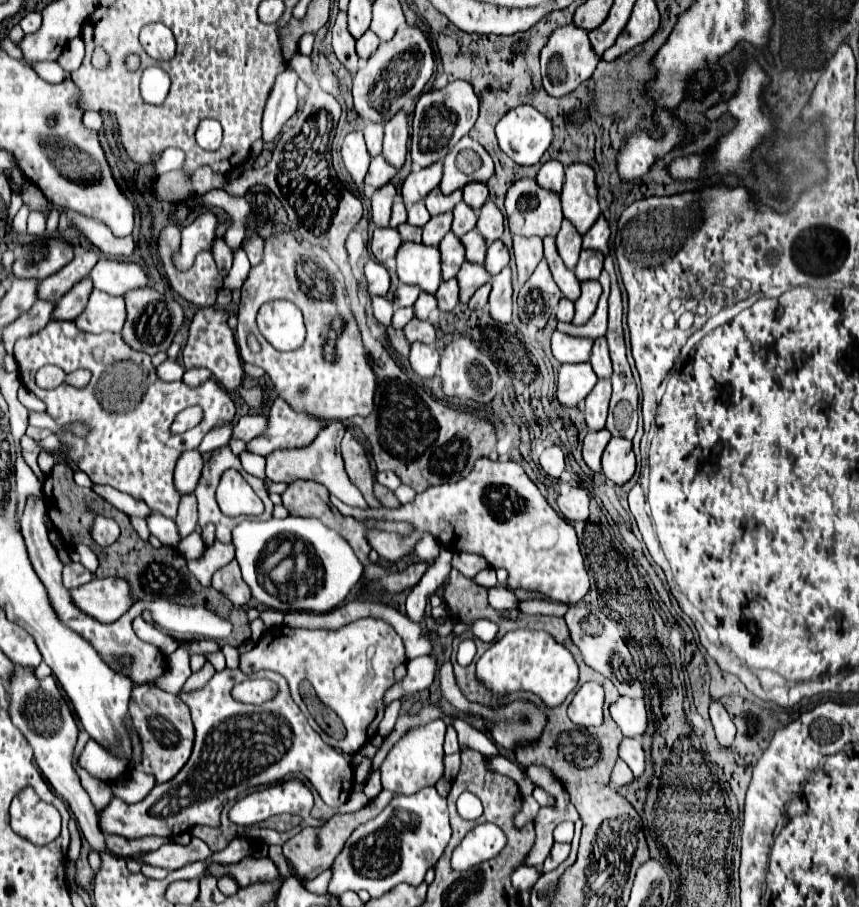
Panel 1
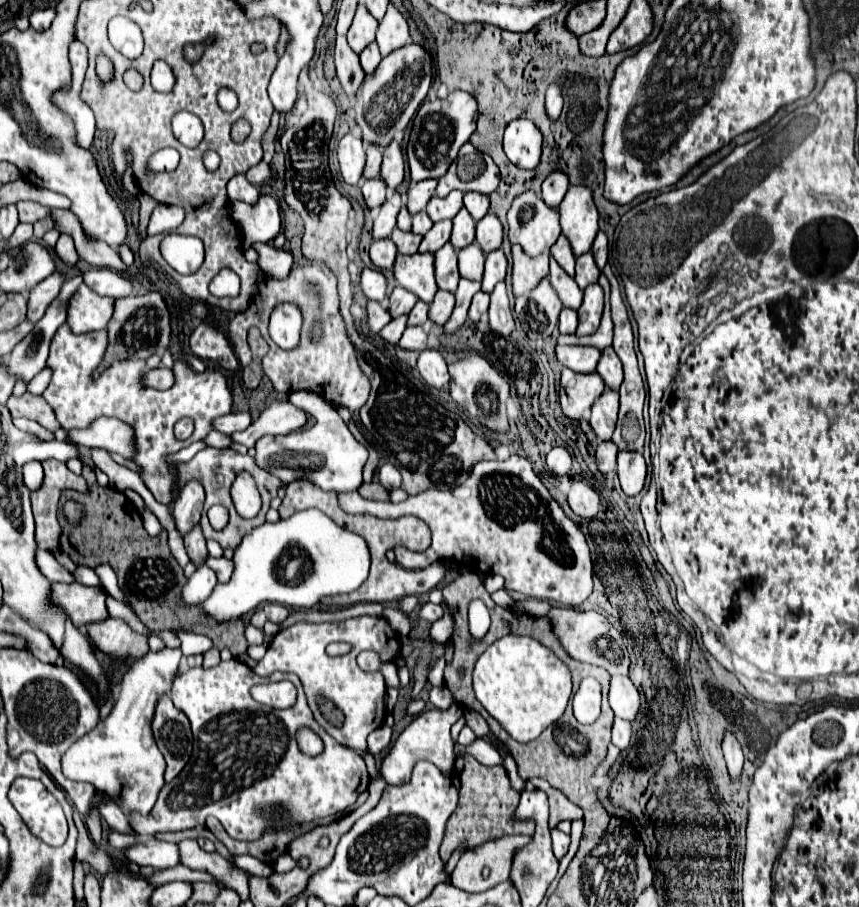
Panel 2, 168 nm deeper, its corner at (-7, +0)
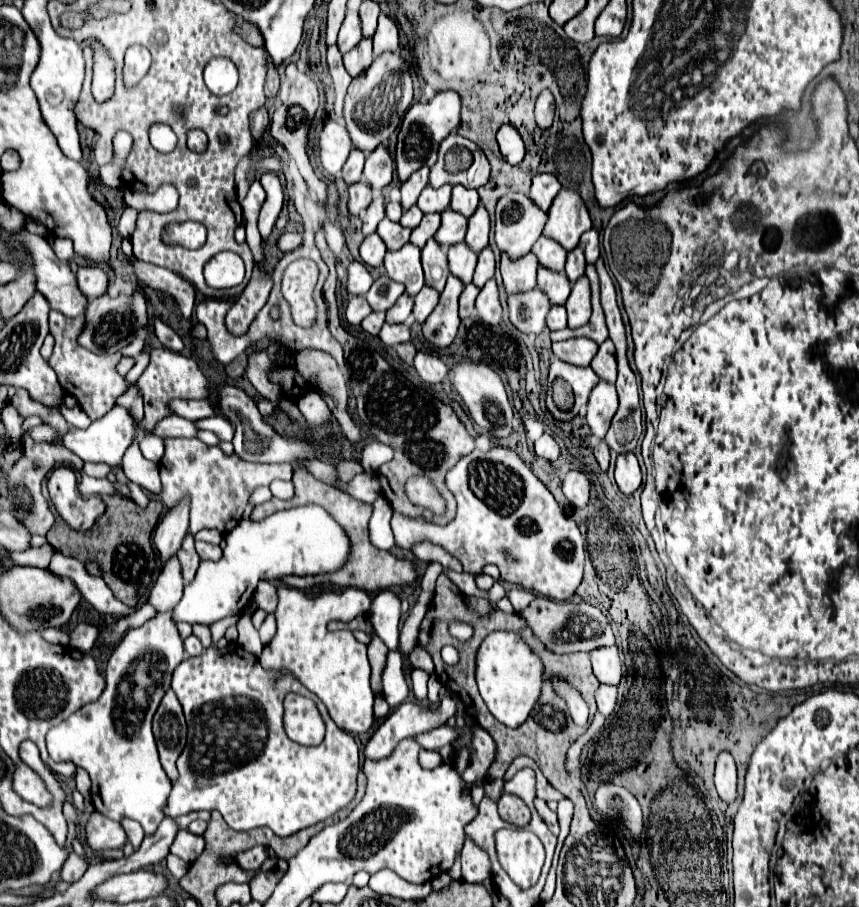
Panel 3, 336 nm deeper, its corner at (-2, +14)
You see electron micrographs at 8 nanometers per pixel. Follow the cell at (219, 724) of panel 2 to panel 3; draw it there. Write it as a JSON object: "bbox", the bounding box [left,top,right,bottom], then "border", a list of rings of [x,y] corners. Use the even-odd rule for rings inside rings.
{"bbox":[164,642,360,836],"border":[[[230,642],[224,650],[212,646],[200,656],[186,656],[174,670],[172,690],[184,708],[188,742],[176,762],[178,778],[172,782],[164,816],[176,818],[194,810],[218,810],[232,830],[268,826],[278,836],[290,836],[306,826],[326,820],[354,798],[356,776],[360,772],[360,748],[348,732],[334,724],[322,700],[308,692],[308,688],[304,688],[300,680],[292,676],[292,672],[266,670],[260,666],[254,654],[246,652],[240,644]],[[288,692],[296,692],[314,700],[326,724],[326,736],[322,744],[300,746],[286,736],[282,728],[282,700]]]}

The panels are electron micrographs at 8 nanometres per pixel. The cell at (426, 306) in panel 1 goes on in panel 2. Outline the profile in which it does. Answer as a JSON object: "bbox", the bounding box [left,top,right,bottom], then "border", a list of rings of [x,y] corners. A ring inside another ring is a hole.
{"bbox":[407,302,429,326],"border":[[[417,302],[413,306],[413,310],[409,312],[409,318],[407,318],[407,326],[423,326],[427,322],[427,312],[429,312],[429,304],[425,302]]]}

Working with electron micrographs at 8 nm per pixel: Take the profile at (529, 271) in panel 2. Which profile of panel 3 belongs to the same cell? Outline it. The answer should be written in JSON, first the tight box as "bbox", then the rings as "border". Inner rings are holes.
{"bbox":[500,252,538,294],"border":[[[532,252],[518,260],[512,260],[508,258],[508,254],[502,254],[500,272],[508,294],[532,290],[536,286],[536,270],[538,270],[538,260]]]}

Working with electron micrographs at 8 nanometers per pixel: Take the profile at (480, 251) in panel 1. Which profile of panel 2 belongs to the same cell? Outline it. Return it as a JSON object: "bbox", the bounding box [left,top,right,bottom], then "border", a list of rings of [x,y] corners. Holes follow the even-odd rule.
{"bbox":[459,242,485,280],"border":[[[477,242],[471,246],[465,246],[459,252],[459,274],[461,274],[461,278],[481,280],[483,278],[483,262],[485,262],[485,254],[477,246]]]}

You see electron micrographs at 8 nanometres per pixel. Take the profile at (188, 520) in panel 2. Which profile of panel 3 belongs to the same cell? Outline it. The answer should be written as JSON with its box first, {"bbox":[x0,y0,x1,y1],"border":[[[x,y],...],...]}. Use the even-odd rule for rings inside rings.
{"bbox":[154,496,190,562],"border":[[[184,496],[180,504],[170,508],[166,516],[160,520],[154,532],[154,546],[160,552],[162,562],[166,562],[170,556],[174,556],[188,532],[188,512],[190,510],[190,498]]]}

